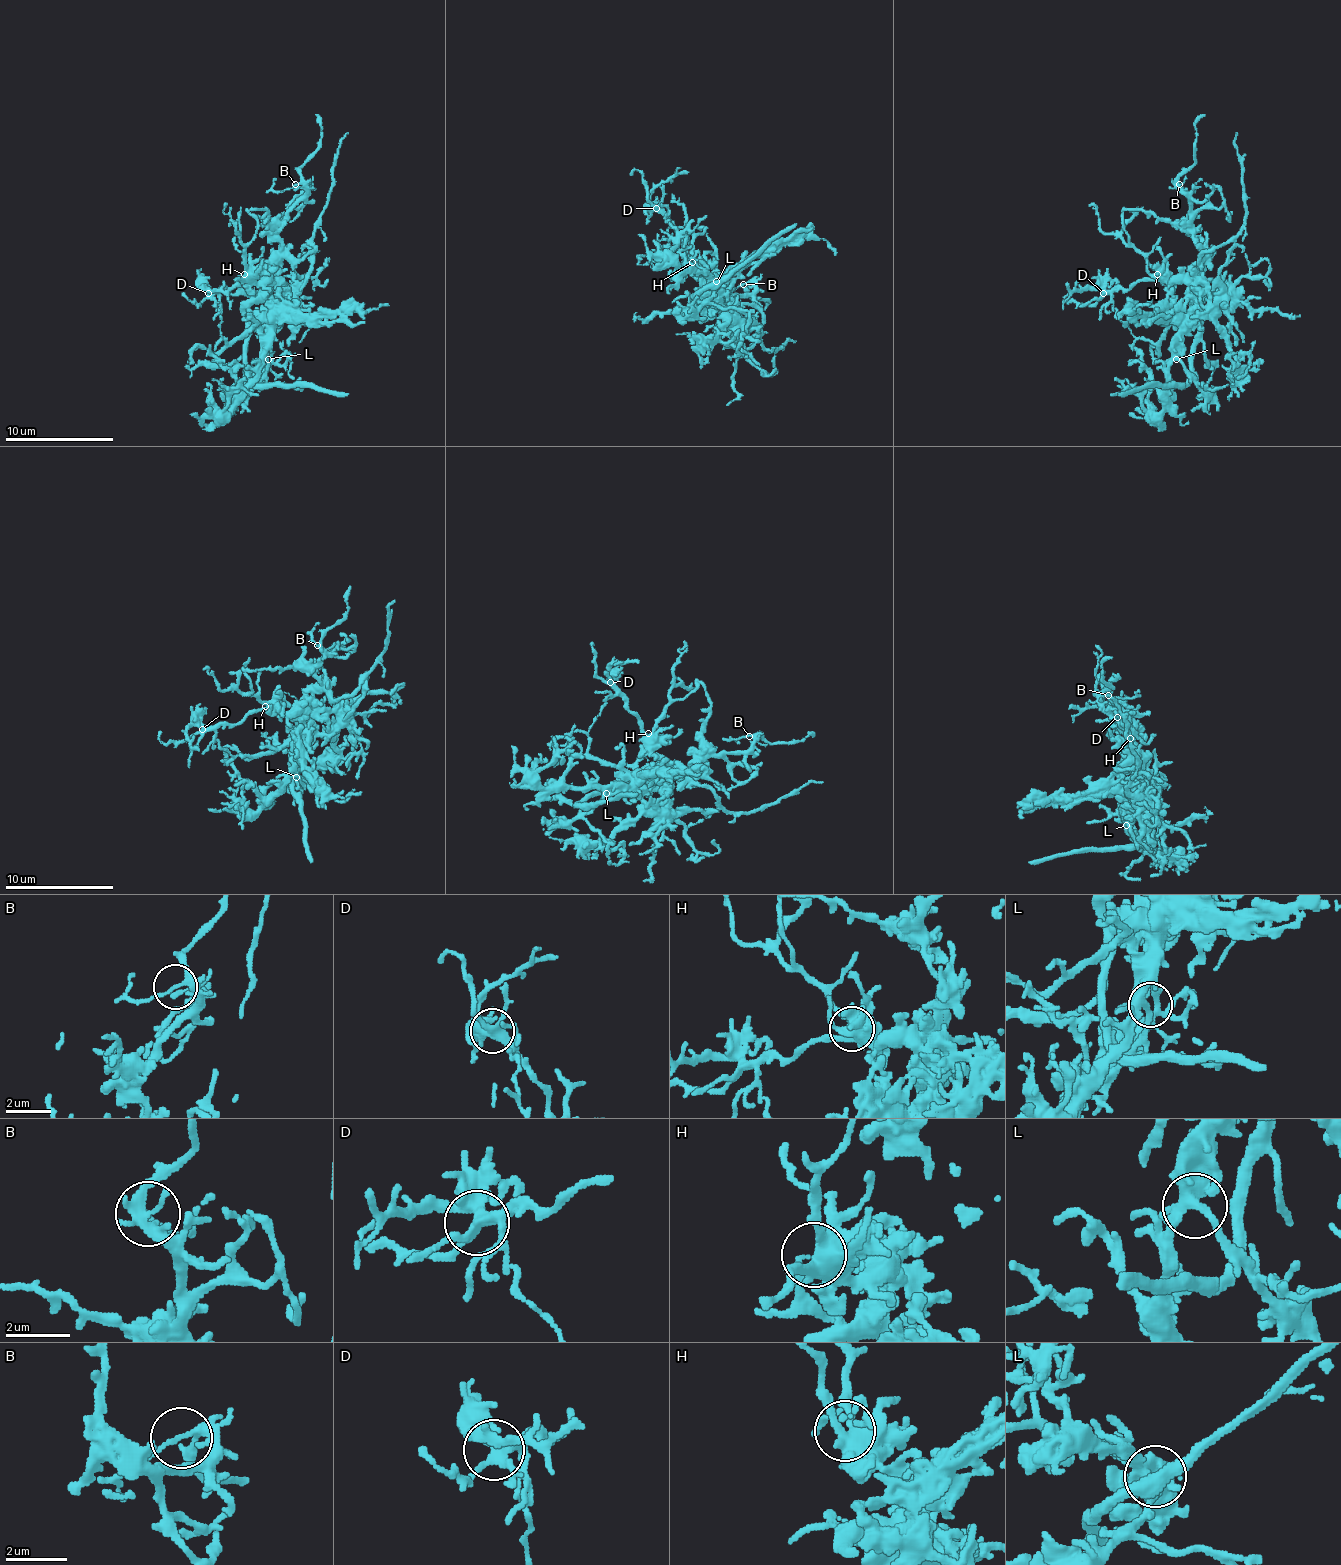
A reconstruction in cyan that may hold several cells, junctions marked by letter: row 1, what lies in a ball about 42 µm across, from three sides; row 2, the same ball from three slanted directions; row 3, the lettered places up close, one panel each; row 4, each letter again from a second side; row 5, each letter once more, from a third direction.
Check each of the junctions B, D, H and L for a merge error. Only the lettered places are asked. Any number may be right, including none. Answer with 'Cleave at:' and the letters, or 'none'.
Cleave at: none

